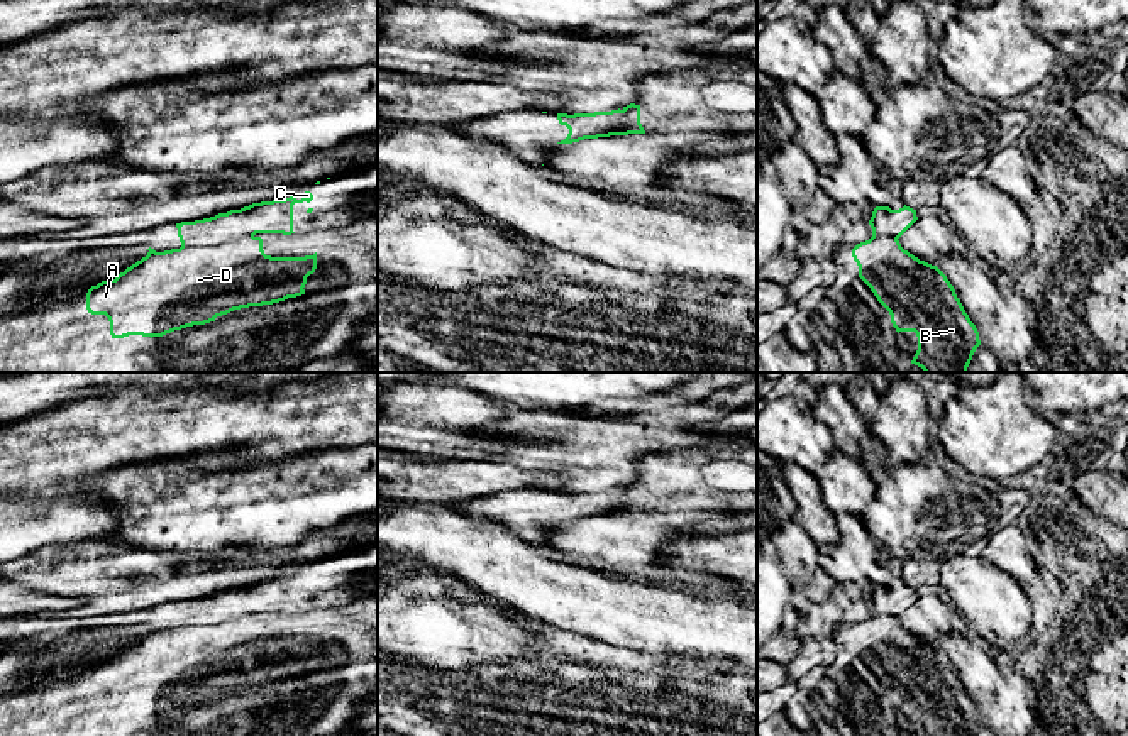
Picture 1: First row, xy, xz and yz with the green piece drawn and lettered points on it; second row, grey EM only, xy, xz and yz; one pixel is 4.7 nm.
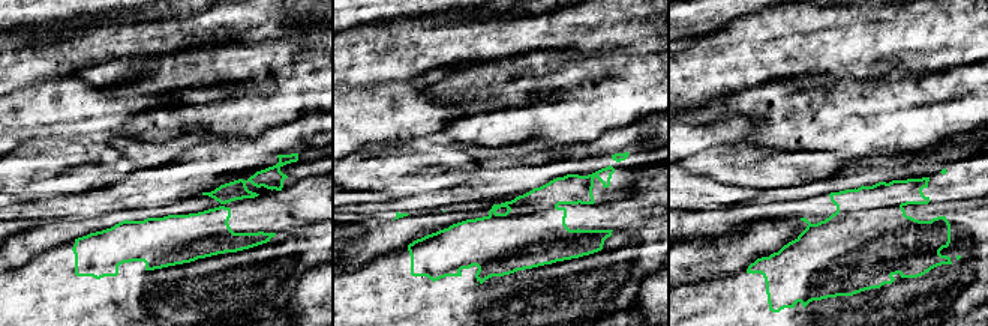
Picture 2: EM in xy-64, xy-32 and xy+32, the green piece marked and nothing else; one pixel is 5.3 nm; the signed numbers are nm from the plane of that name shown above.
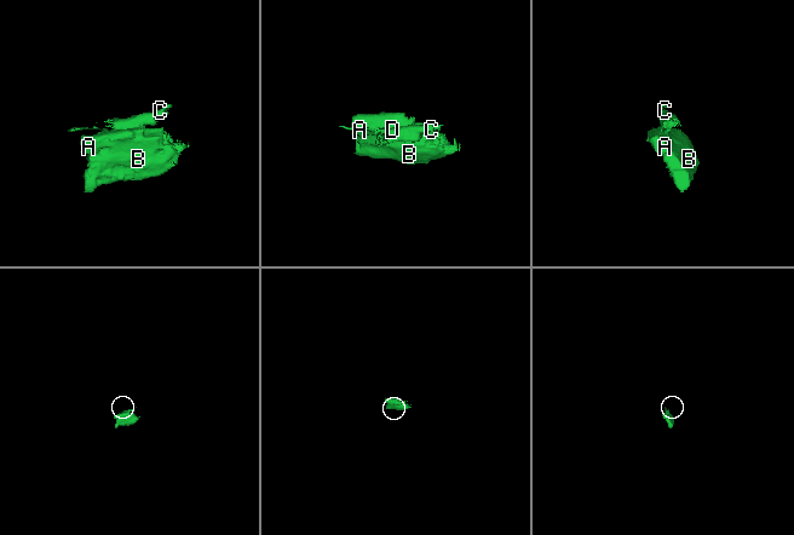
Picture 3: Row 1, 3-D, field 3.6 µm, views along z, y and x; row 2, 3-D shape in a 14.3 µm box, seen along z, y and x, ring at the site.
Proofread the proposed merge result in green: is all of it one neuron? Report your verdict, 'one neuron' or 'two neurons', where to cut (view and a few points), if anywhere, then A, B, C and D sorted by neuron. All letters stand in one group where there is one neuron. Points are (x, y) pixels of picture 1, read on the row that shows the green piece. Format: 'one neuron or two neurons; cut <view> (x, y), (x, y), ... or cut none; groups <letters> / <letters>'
two neurons; cut xy (253, 234), (210, 246), (182, 247); groups A B D / C

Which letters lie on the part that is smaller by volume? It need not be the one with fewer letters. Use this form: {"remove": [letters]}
{"remove": ["C"]}

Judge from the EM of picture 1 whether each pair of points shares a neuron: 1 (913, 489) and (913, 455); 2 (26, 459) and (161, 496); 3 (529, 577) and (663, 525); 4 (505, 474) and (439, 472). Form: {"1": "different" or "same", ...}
{"1": "different", "2": "different", "3": "different", "4": "same"}

